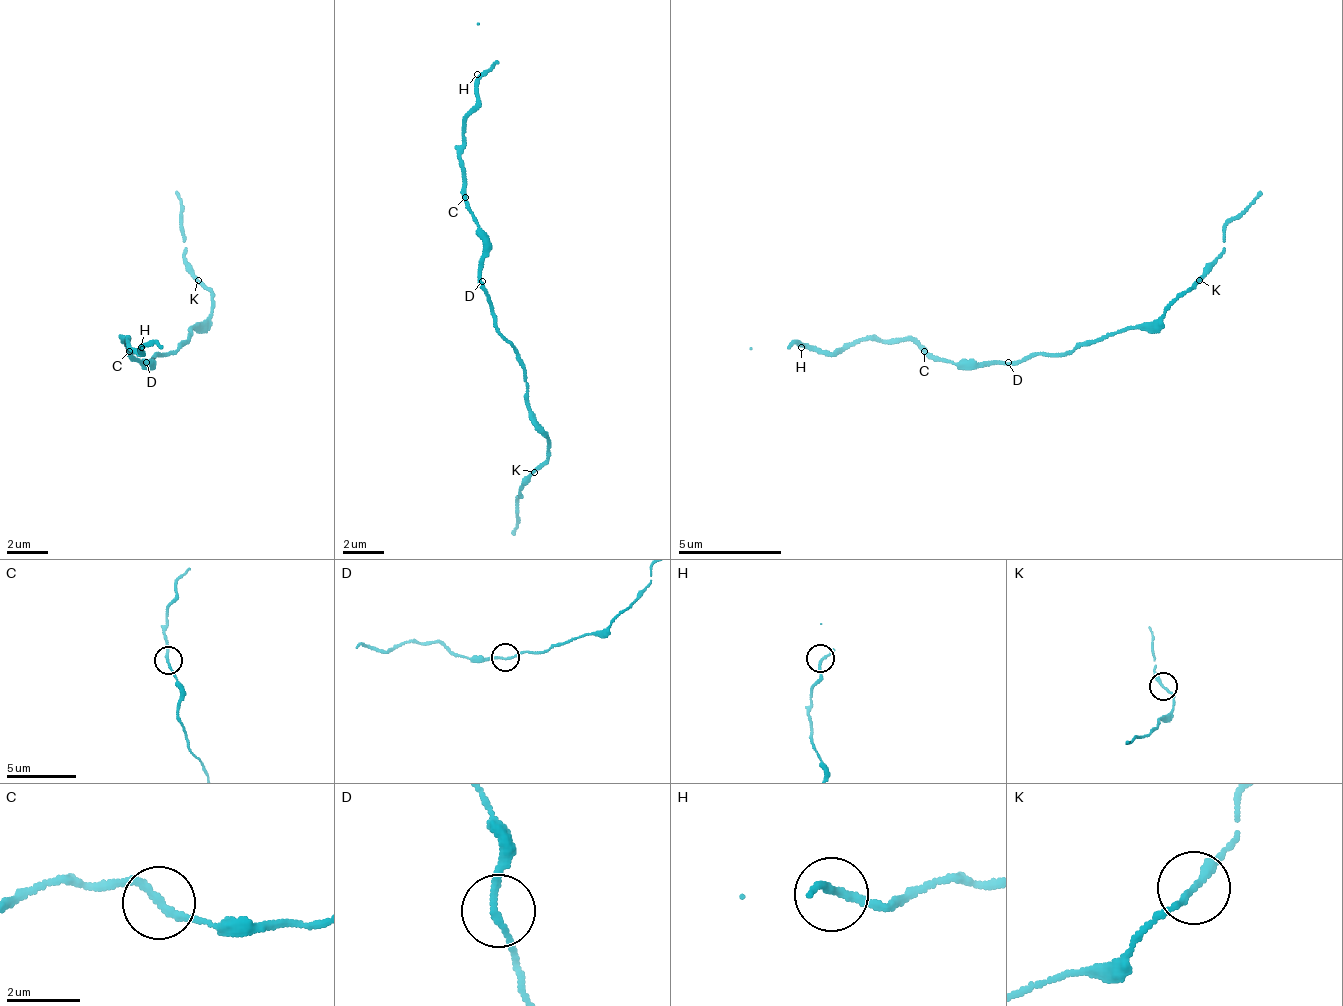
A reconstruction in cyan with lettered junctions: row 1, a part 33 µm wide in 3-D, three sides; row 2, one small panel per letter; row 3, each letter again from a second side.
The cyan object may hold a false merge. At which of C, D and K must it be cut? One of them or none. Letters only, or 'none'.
none

